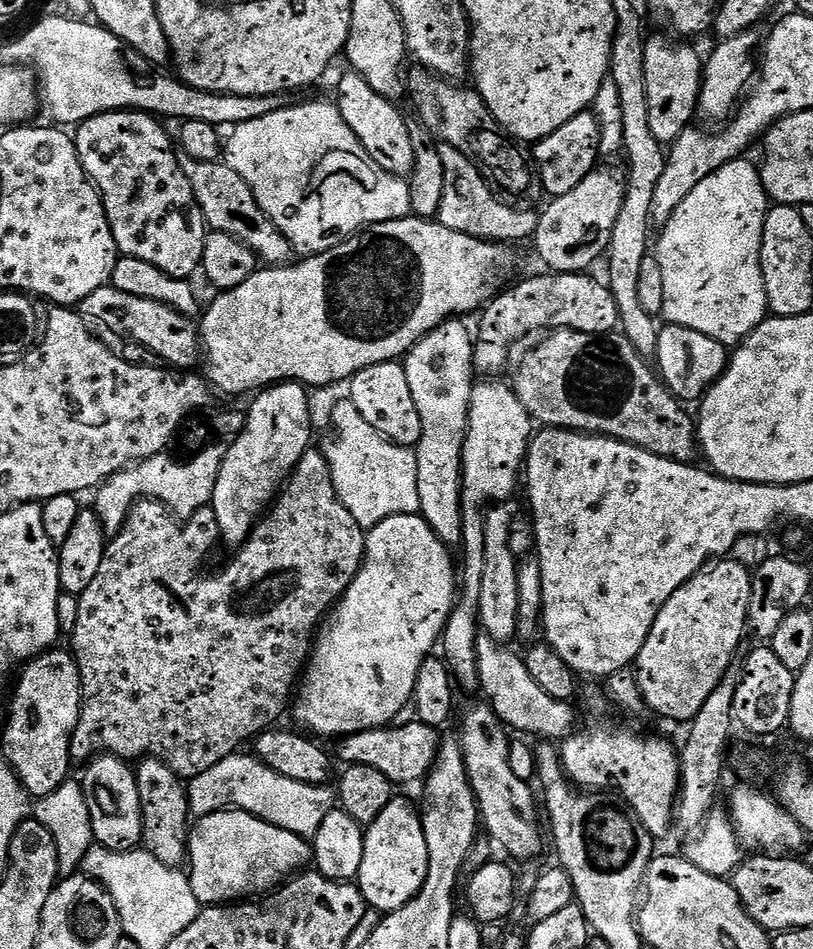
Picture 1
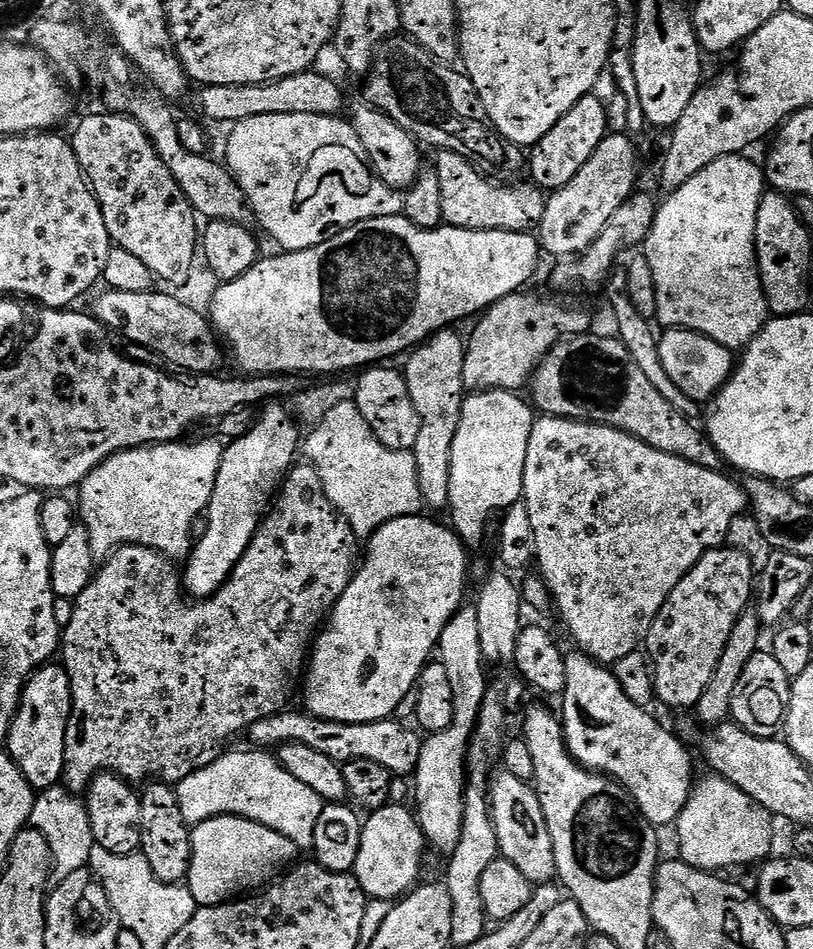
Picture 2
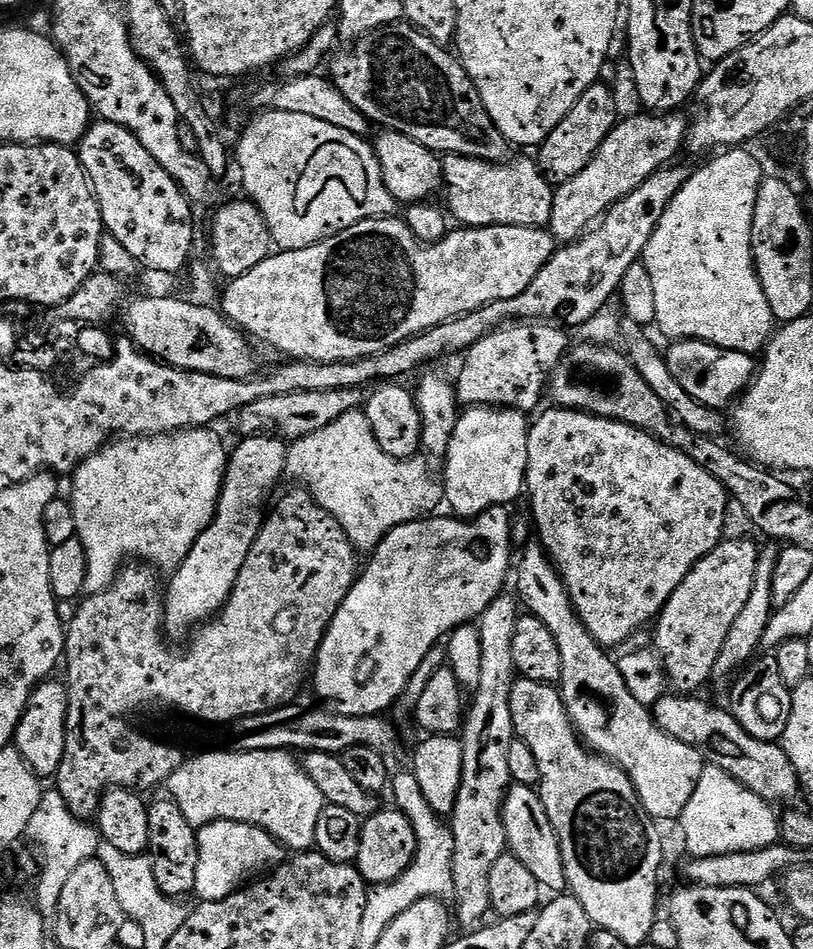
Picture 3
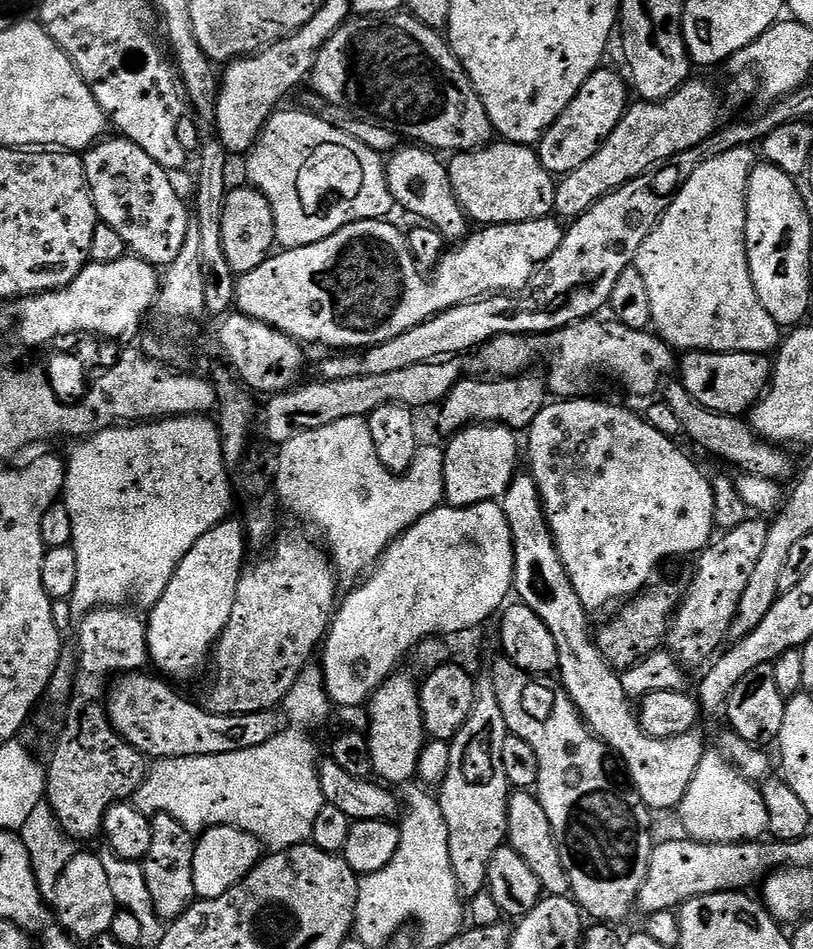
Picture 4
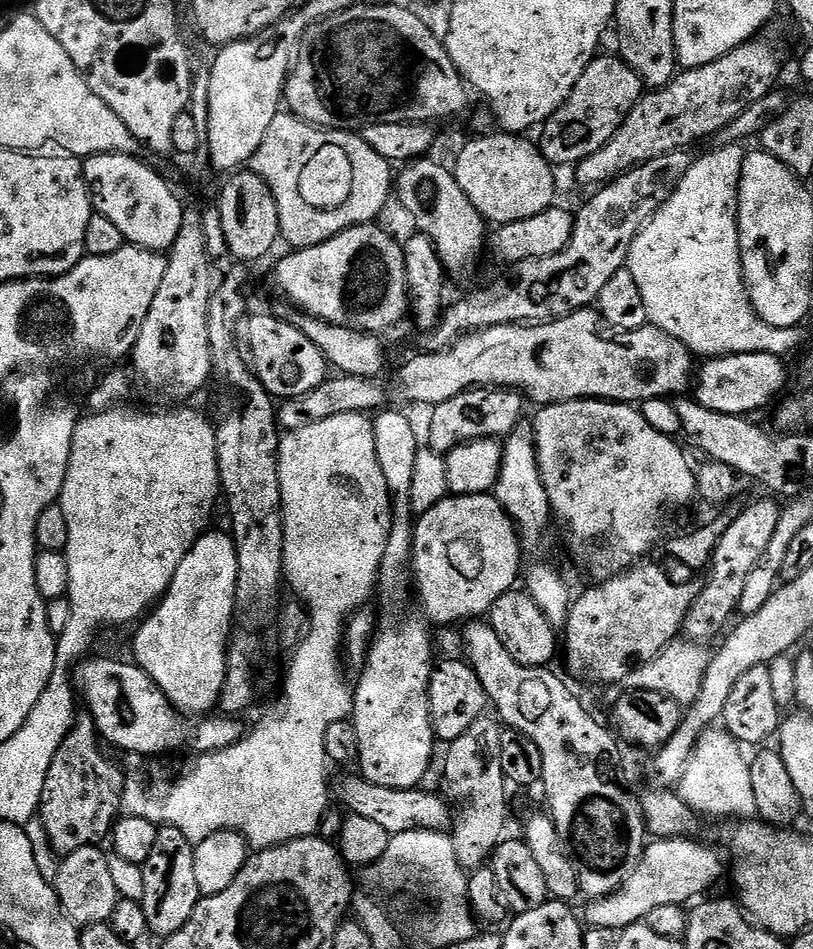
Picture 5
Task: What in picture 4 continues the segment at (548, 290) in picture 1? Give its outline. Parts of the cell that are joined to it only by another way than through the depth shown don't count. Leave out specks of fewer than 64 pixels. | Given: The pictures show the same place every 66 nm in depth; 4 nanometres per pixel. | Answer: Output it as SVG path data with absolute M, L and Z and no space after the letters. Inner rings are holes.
M532 374L480 378L484 380L462 378L439 405L441 430L448 432L447 434L455 434L464 428L472 427L473 424L503 424L513 430L527 430L550 400L545 377L528 375Z

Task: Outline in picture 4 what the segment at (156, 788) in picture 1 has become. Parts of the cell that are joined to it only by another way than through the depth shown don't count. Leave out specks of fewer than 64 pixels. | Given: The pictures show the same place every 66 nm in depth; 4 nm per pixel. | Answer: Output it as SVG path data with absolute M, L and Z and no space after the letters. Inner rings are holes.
M168 812L153 815L151 821L150 850L144 855L142 865L154 910L164 922L171 922L198 899L194 890L194 850L197 837L191 836L187 826Z

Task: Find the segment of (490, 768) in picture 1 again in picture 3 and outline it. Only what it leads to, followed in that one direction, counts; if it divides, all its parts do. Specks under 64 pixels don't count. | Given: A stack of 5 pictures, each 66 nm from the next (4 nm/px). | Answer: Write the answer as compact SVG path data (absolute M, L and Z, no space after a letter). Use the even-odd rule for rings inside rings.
M512 784L504 795L502 822L507 851L530 870L534 878L538 878L541 889L560 894L567 889L568 879L562 866L562 852L558 842L558 834L546 814L546 808L540 800L540 793L535 787L526 784Z

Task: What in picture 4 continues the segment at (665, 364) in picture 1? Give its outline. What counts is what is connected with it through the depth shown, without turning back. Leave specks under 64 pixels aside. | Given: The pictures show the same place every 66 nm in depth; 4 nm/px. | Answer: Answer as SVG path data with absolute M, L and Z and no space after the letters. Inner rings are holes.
M684 352L678 360L678 380L684 389L706 410L743 417L764 395L772 378L773 361L758 352Z

